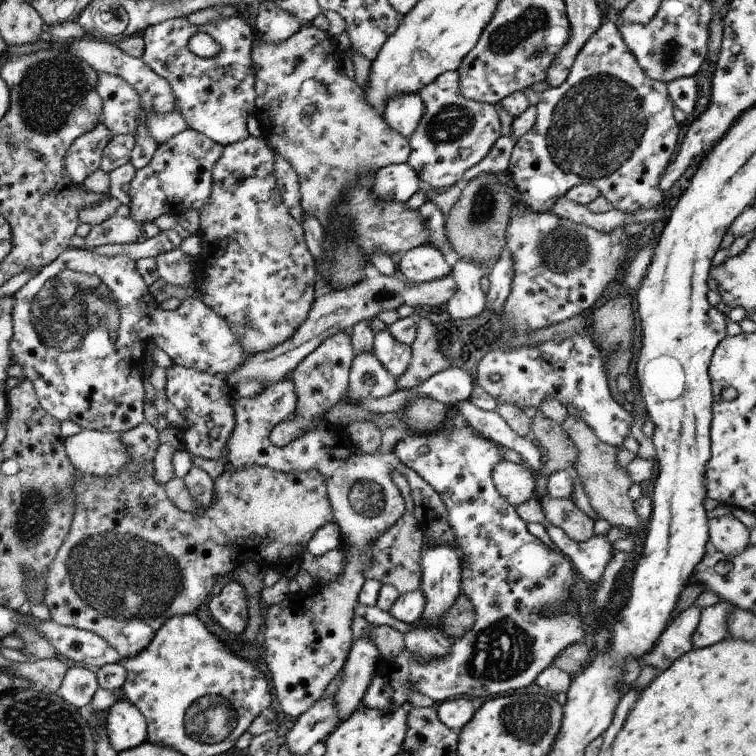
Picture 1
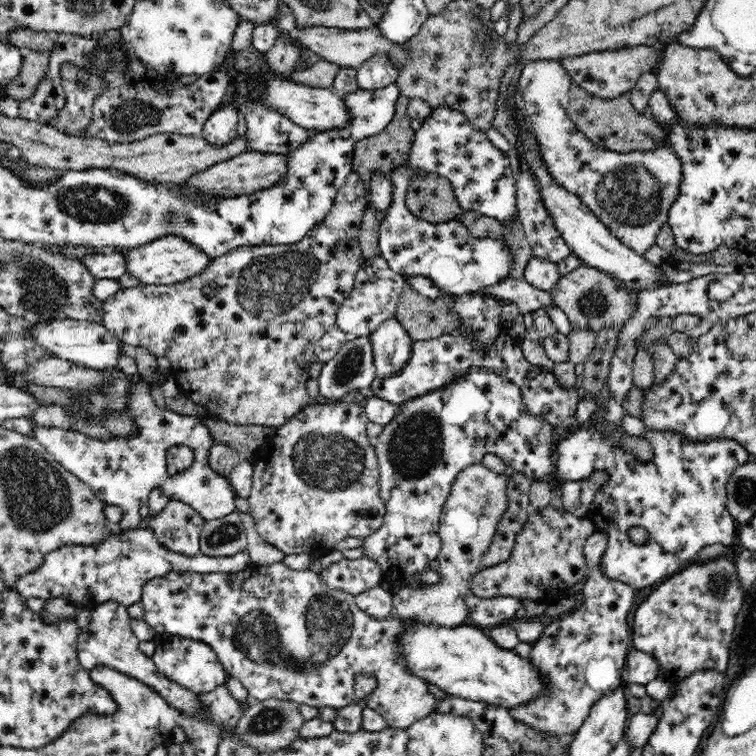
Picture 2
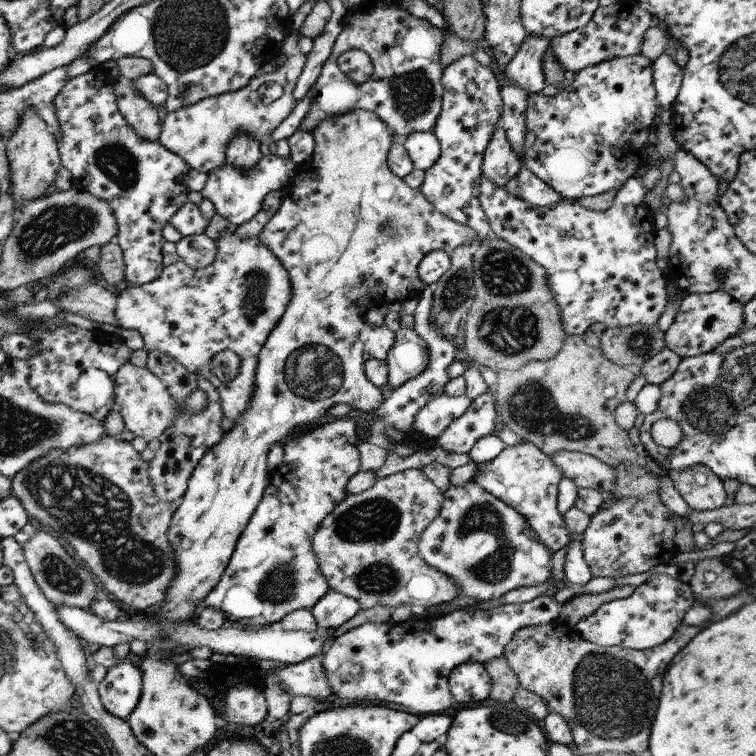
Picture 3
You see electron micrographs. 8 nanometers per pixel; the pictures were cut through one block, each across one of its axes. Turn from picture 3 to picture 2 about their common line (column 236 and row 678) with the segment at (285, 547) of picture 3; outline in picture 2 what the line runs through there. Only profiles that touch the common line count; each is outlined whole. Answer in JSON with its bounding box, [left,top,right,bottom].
[508,529,634,736]

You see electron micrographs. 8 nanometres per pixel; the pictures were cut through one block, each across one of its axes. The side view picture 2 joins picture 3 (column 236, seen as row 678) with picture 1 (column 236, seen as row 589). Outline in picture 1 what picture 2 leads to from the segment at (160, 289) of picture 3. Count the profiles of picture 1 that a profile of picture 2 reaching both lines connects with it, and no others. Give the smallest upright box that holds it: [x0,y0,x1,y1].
[195,136,316,354]

